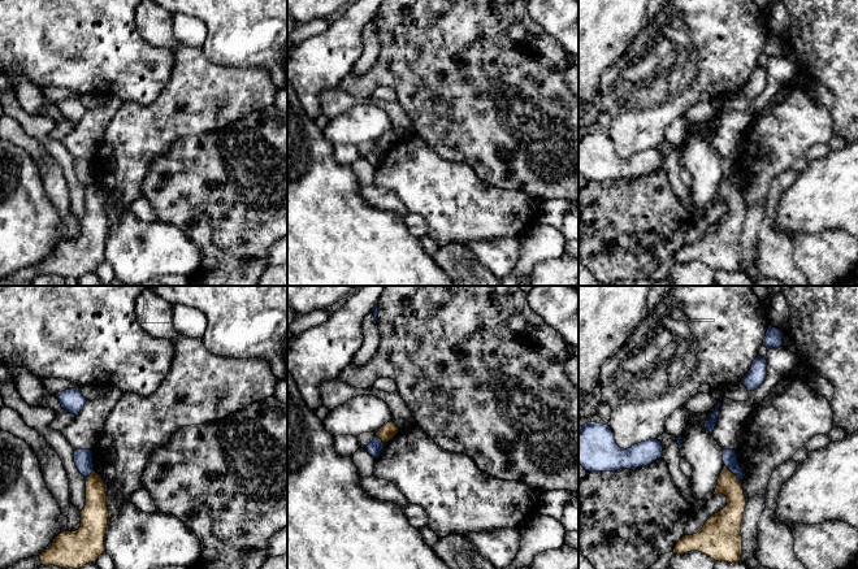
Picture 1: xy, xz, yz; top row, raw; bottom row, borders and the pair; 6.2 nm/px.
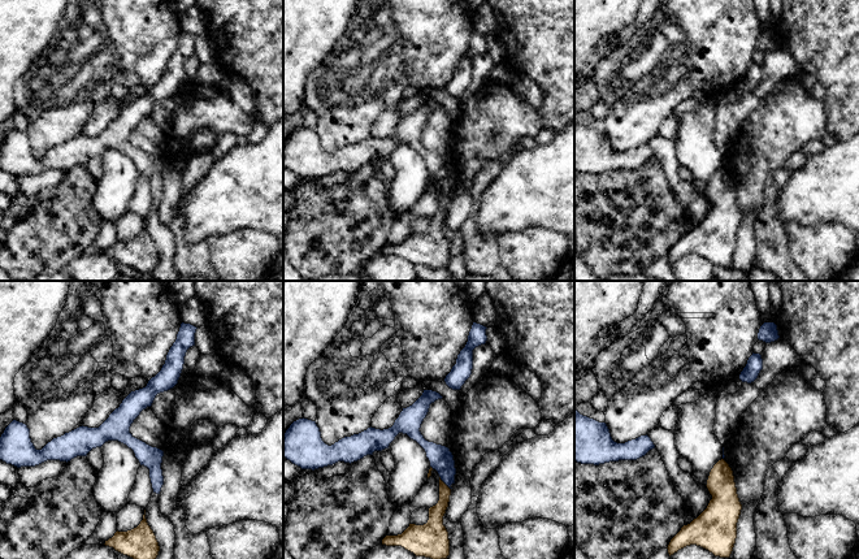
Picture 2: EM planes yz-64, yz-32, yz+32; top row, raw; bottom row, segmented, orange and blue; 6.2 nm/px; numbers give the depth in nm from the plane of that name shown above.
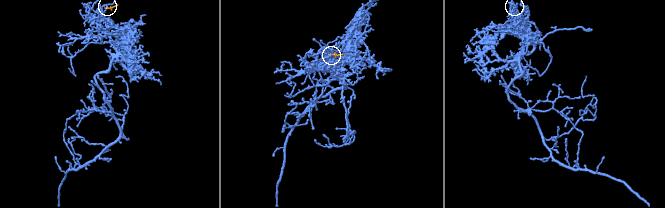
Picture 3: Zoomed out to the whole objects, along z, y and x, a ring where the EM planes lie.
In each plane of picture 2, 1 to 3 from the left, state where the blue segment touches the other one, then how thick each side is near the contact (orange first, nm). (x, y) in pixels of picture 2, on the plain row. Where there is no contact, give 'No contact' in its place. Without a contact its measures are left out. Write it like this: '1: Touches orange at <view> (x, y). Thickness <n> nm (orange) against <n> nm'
1: No contact
2: Touches orange at yz-32 (443, 191). Thickness 100 nm (orange) against 150 nm
3: No contact

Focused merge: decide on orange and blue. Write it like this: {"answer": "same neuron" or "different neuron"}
{"answer": "different neuron"}

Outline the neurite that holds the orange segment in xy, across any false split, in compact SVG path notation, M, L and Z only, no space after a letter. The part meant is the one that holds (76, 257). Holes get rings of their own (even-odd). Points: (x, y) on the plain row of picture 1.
M94 179L86 187L86 214L81 221L81 236L60 242L49 259L0 279L0 286L30 286L42 273L78 279L86 273L95 272L105 260L108 227L105 194Z

